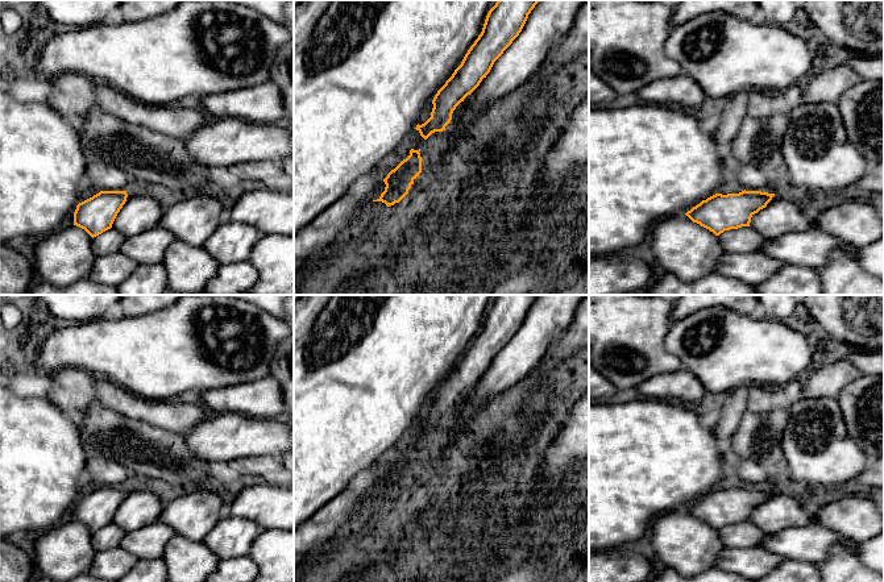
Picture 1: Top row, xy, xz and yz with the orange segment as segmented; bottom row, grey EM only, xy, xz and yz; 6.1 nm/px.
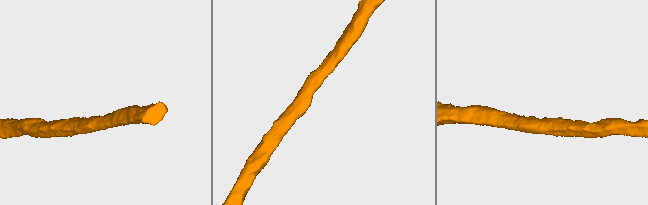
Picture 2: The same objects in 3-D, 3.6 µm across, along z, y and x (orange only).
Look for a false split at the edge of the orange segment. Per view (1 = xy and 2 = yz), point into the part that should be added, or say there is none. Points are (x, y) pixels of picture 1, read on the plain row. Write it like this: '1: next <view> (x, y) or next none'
1: next none
2: next none

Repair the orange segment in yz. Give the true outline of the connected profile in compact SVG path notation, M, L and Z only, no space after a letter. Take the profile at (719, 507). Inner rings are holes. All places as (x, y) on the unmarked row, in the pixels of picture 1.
M746 485L739 489L715 489L685 510L719 531L725 525L750 521L751 512L765 503L773 491L775 489Z

